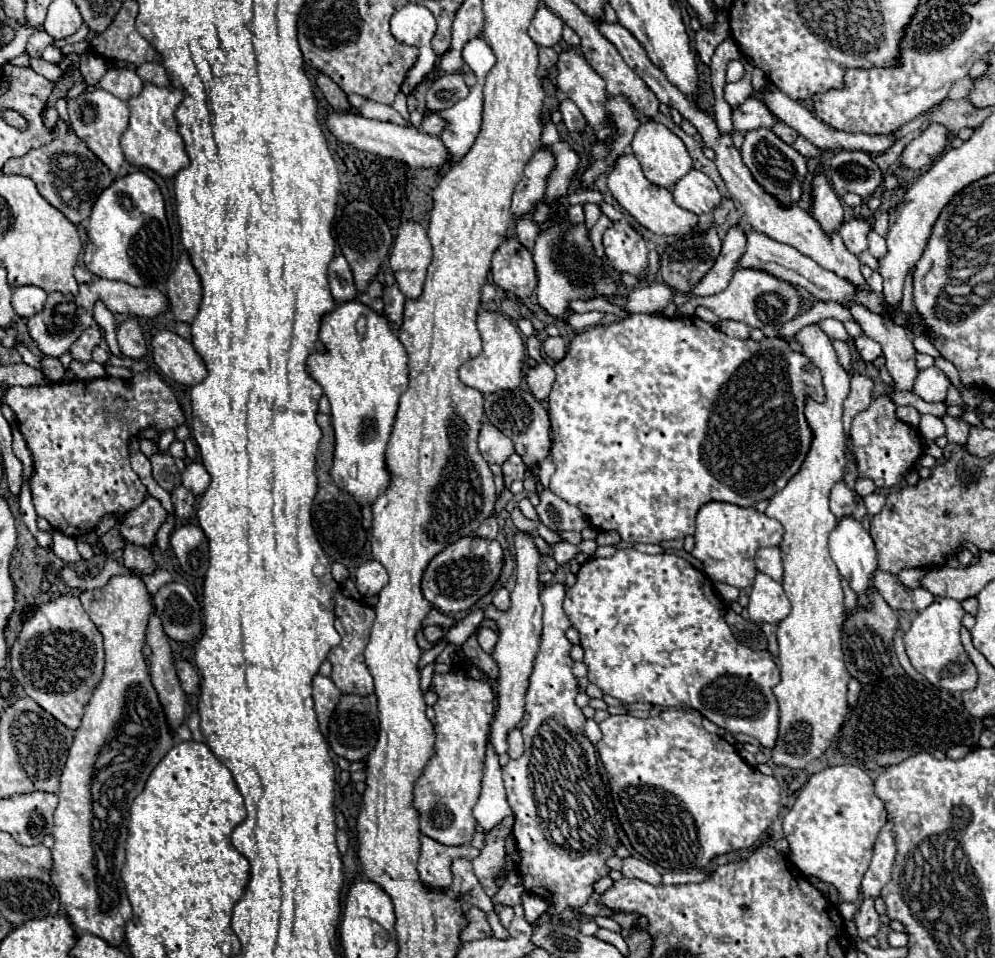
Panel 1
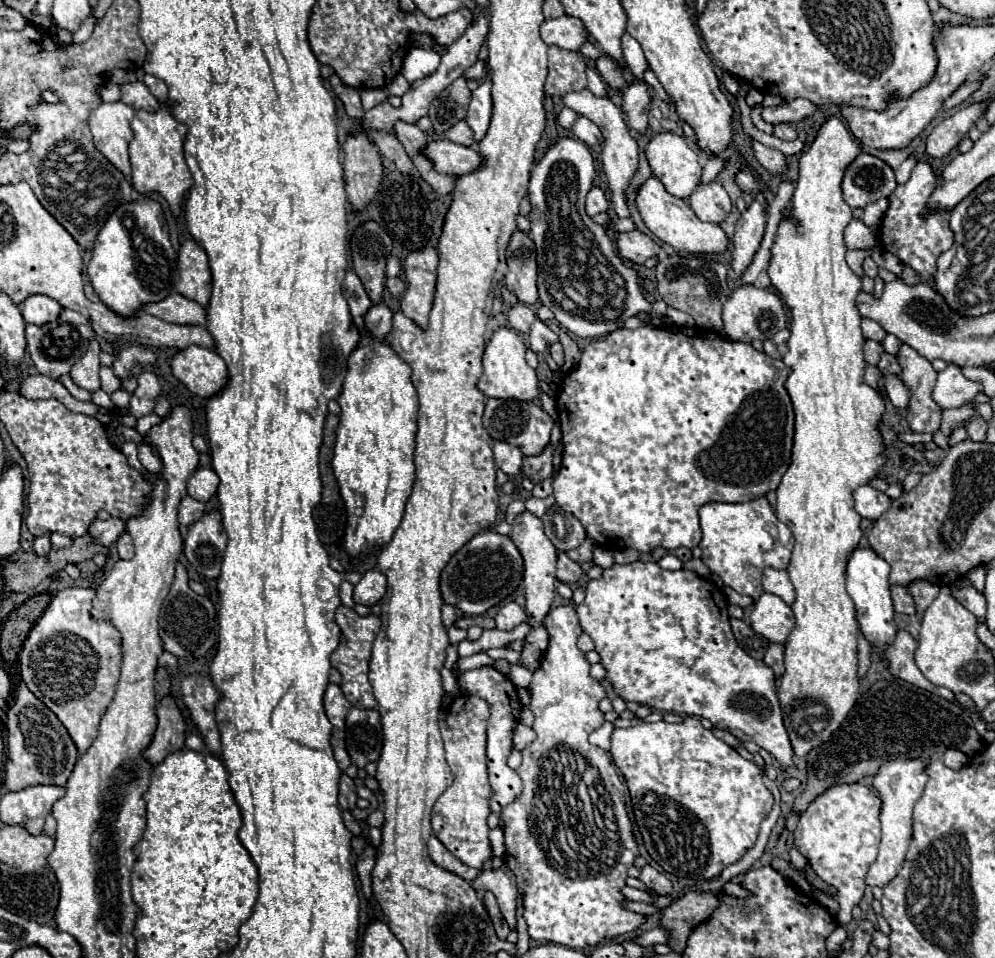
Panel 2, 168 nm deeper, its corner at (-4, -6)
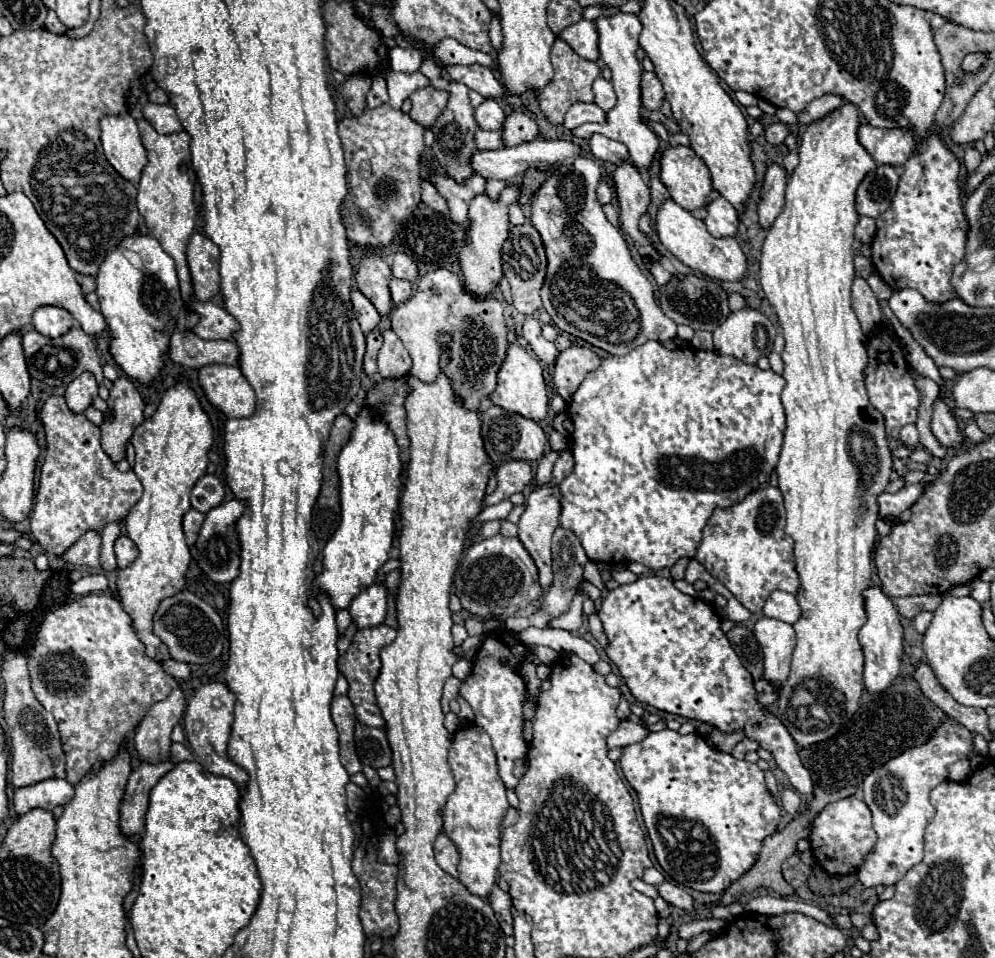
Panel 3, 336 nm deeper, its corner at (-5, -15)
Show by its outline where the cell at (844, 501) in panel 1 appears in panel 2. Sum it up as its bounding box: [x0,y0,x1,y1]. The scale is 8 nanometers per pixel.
[854,485,892,521]

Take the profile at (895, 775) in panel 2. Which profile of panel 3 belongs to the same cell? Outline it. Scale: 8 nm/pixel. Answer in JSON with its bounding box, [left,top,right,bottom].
[857,718,973,888]

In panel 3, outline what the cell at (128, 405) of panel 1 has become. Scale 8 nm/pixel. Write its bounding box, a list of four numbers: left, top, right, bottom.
[31,396,143,554]

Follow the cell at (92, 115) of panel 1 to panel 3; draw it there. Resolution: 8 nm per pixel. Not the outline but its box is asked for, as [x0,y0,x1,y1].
[101,112,147,184]

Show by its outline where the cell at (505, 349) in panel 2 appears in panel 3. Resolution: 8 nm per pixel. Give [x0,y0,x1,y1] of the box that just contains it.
[489,344,549,422]

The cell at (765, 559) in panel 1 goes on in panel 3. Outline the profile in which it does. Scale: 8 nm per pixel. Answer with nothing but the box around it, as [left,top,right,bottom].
[763,590,801,624]

